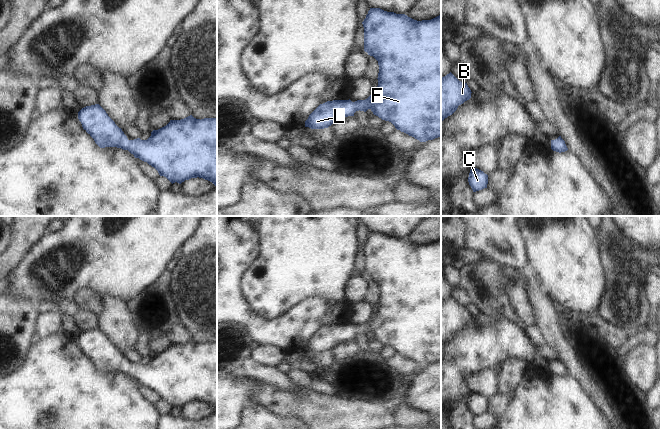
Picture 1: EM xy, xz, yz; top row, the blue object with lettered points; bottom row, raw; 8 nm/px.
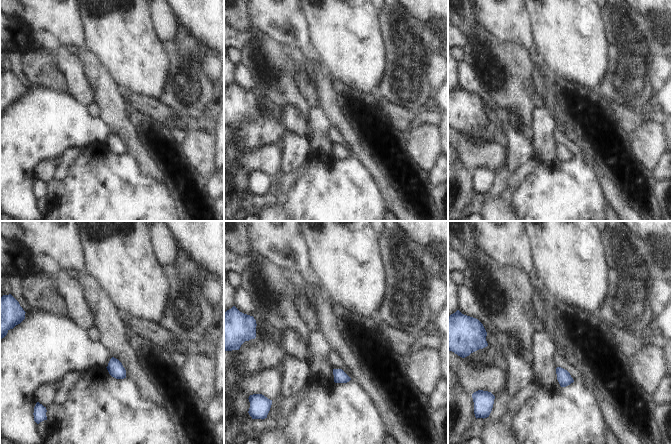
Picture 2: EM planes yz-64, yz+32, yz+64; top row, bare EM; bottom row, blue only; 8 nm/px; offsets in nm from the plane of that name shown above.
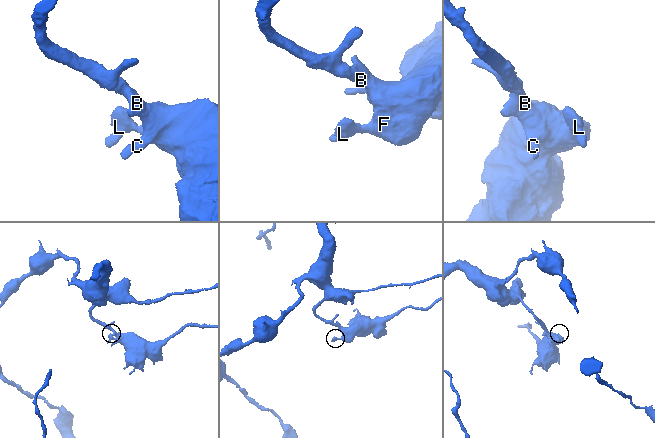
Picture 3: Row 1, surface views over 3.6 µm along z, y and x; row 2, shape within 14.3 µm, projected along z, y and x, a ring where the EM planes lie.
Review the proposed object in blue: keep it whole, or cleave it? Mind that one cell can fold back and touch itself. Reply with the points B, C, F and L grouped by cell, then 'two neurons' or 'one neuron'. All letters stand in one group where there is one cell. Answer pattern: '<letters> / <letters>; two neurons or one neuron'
B C F L; one neuron

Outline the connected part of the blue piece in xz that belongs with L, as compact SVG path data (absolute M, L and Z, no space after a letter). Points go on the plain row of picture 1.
M370 232L362 246L364 251L364 275L373 280L379 289L378 310L365 324L333 324L320 328L305 345L305 351L324 353L339 343L354 340L356 335L370 333L382 344L391 346L397 354L426 366L441 361L441 239L417 245L405 238Z

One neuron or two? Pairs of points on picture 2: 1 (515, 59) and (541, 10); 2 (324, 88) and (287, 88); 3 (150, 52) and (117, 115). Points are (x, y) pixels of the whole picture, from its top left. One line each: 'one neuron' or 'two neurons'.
1: two neurons
2: two neurons
3: two neurons

